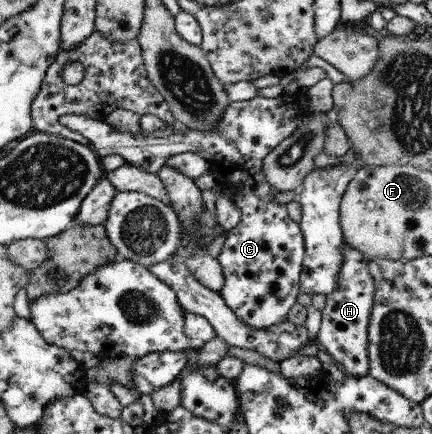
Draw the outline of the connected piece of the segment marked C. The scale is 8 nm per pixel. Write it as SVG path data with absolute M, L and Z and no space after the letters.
M298 89L294 93L282 93L275 98L256 96L248 101L231 102L214 131L194 131L176 122L172 133L166 138L142 135L142 132L136 135L122 133L122 131L112 129L112 125L108 125L106 121L92 119L86 115L68 114L62 117L62 123L68 129L86 137L92 145L91 149L95 150L100 159L109 155L119 155L128 165L136 165L138 169L151 174L157 174L167 163L168 157L176 154L190 152L203 157L218 176L219 187L229 185L234 190L233 202L242 212L238 225L227 232L224 247L218 255L218 261L223 266L226 278L220 295L228 307L238 315L240 321L246 321L246 325L250 325L252 329L270 329L272 325L284 323L297 303L298 293L301 291L300 277L303 271L303 257L306 255L306 242L299 224L290 219L286 205L276 200L278 191L266 181L262 173L262 161L266 159L268 153L274 151L287 137L290 137L309 114L310 107L306 103L306 89Z

